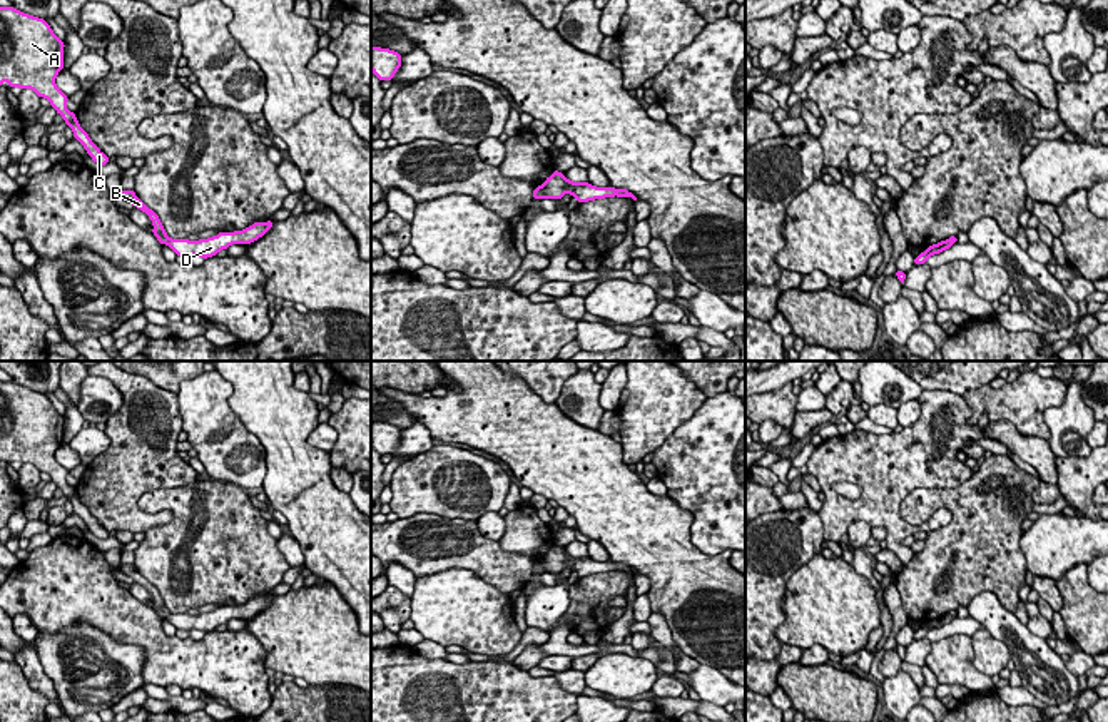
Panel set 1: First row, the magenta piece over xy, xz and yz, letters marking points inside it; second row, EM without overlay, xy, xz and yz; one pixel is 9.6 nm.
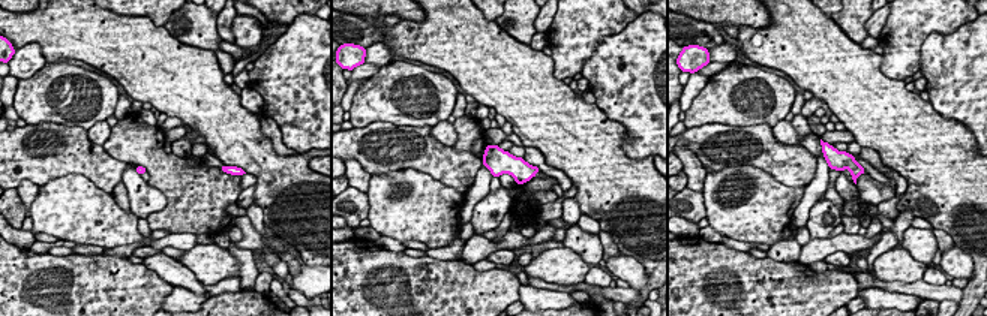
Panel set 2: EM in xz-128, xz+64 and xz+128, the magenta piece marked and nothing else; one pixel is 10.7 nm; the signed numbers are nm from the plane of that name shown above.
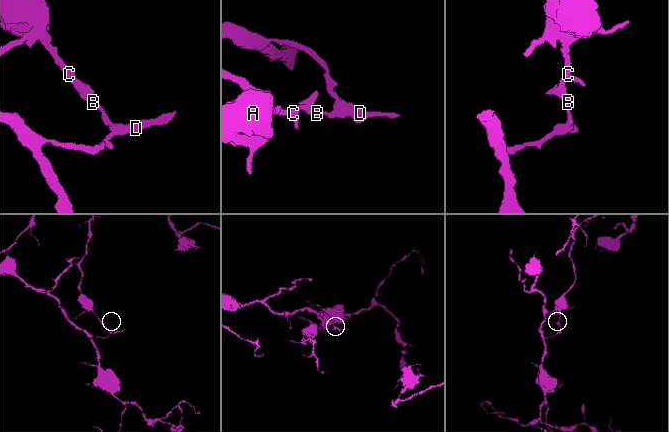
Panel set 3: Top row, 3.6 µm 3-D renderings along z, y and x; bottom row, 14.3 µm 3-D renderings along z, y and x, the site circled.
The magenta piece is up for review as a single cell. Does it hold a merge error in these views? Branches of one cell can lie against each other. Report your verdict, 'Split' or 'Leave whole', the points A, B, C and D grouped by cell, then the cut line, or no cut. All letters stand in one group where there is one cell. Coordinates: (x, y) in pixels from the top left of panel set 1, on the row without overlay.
Split. Groups: A B C / D. Split along xy (171, 614), (166, 617)

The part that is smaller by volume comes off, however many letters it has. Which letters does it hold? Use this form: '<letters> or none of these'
A, B, C

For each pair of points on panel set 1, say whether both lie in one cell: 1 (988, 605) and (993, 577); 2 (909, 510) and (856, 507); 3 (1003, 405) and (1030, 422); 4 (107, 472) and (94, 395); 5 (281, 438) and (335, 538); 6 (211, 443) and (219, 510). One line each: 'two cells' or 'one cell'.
1: two cells
2: two cells
3: one cell
4: two cells
5: one cell
6: two cells

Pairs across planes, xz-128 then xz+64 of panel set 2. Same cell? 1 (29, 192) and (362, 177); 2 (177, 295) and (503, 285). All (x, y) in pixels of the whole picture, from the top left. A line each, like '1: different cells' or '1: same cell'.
1: same cell
2: different cells

